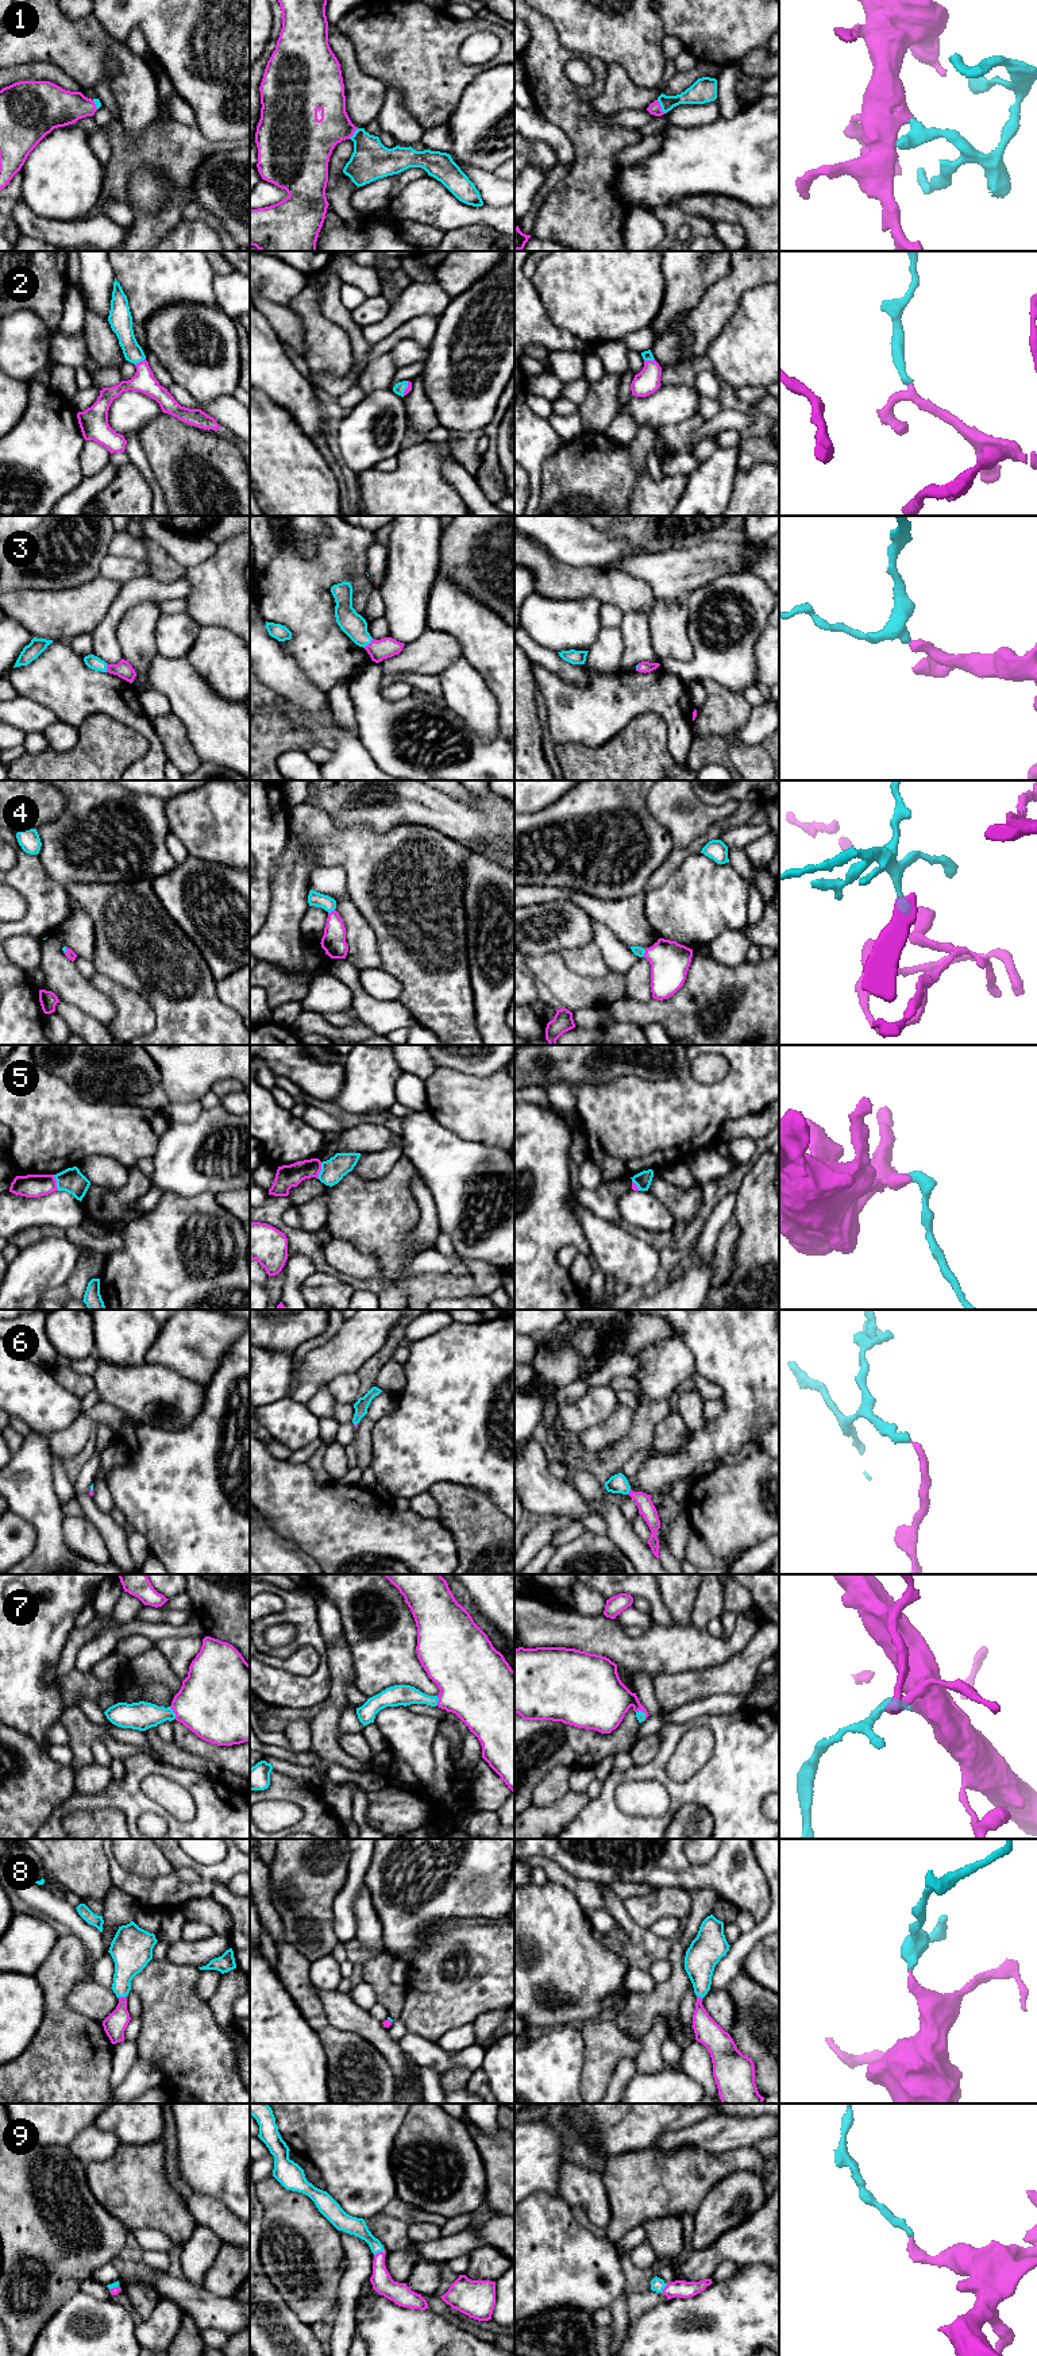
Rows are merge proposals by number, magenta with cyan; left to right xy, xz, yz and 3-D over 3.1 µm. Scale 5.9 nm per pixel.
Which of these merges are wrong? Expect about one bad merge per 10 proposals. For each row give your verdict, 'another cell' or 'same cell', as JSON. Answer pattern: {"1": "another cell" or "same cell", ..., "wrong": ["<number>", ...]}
{"1": "same cell", "2": "same cell", "3": "same cell", "4": "same cell", "5": "another cell", "6": "same cell", "7": "same cell", "8": "same cell", "9": "same cell", "wrong": ["5"]}

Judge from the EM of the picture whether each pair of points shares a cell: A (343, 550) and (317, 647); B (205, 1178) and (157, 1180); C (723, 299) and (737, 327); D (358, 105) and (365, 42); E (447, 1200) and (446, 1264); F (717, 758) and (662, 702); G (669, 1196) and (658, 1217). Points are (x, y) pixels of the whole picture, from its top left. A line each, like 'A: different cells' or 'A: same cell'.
A: same cell
B: same cell
C: different cells
D: different cells
E: different cells
F: different cells
G: different cells

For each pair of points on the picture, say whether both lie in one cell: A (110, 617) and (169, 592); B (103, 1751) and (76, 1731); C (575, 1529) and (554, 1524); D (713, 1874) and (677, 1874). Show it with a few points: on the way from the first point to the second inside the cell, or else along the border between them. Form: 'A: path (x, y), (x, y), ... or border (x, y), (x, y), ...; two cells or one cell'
A: path (124, 602), (135, 592), (154, 592); one cell
B: border (91, 1743), (100, 1741), (112, 1757); two cells
C: border (575, 1522), (559, 1529), (548, 1543); two cells
D: path (704, 1874), (686, 1874); one cell

